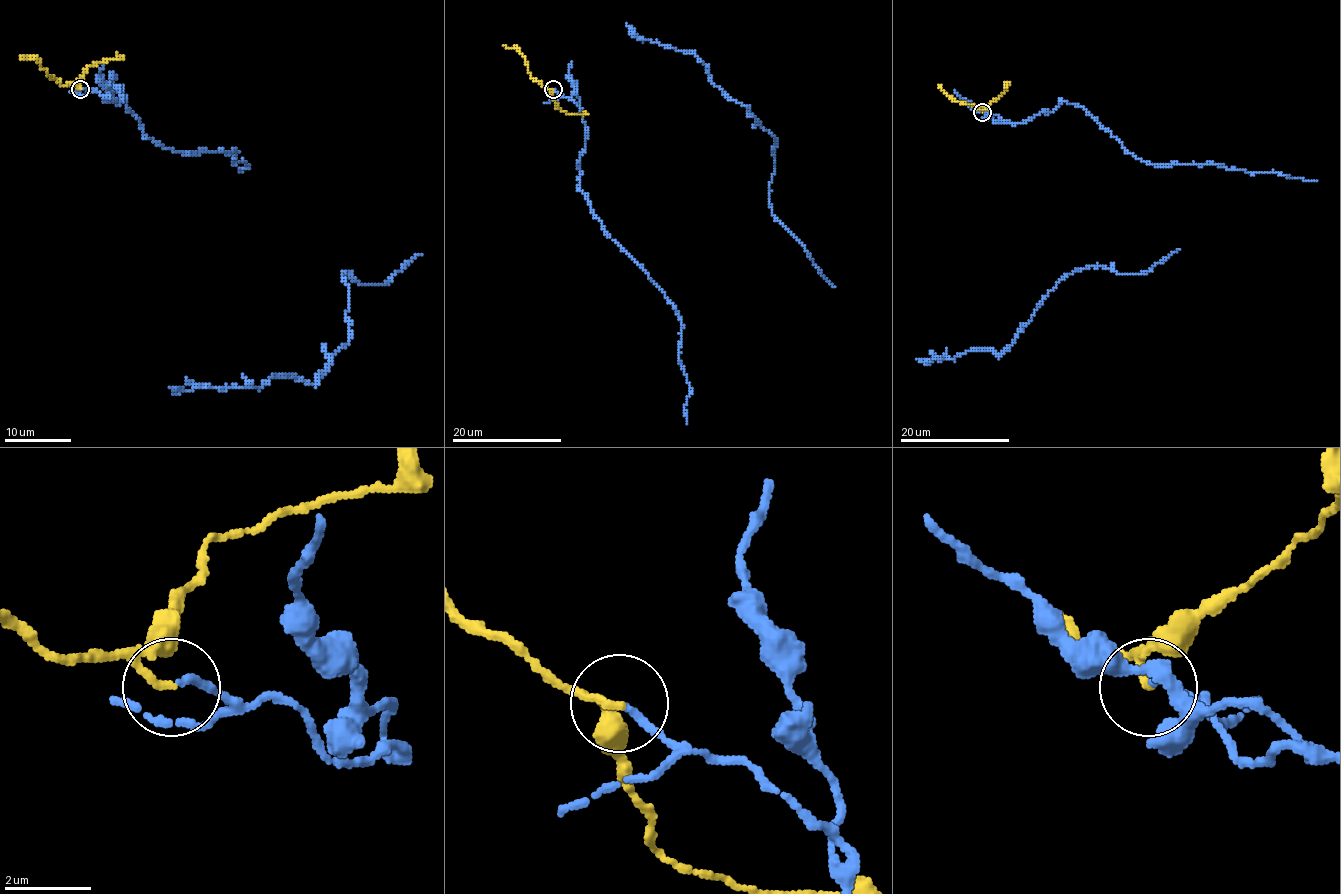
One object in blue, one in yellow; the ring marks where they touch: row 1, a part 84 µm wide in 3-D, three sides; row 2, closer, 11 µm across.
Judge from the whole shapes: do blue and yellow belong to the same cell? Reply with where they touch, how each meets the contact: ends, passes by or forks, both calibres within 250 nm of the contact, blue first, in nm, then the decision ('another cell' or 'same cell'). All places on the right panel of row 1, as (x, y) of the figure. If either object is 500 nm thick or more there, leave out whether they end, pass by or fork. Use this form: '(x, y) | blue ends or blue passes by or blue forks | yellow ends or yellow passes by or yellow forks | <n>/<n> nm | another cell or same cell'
(982, 112) | blue ends | yellow ends | 170/180 nm | another cell

